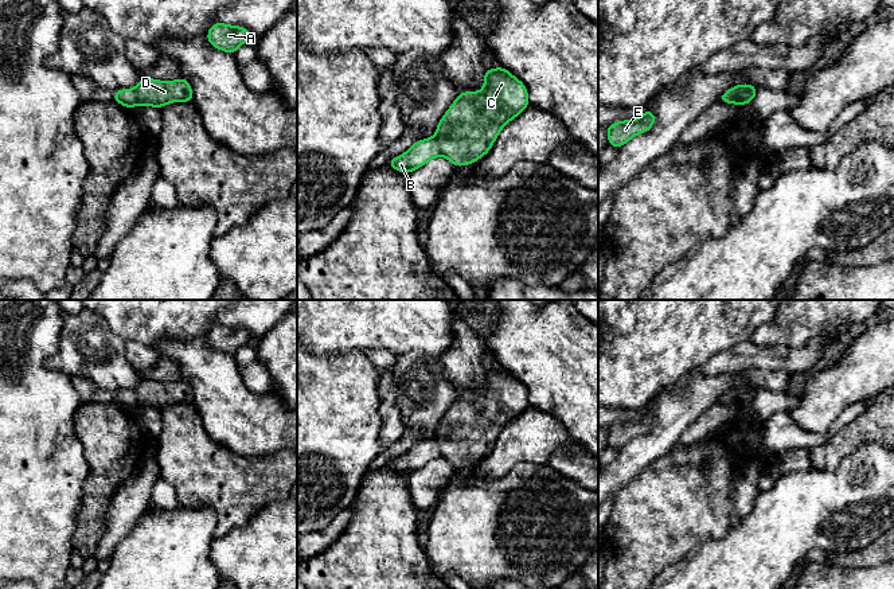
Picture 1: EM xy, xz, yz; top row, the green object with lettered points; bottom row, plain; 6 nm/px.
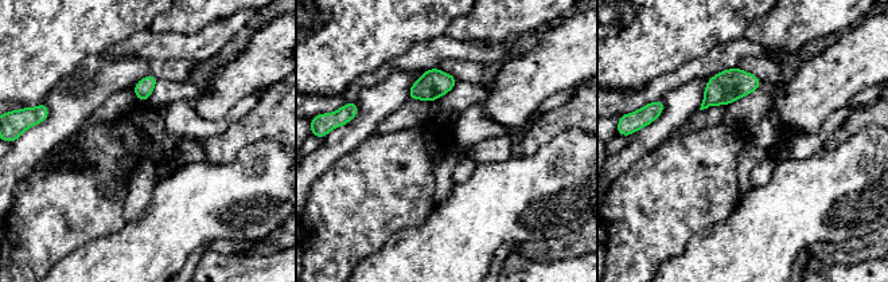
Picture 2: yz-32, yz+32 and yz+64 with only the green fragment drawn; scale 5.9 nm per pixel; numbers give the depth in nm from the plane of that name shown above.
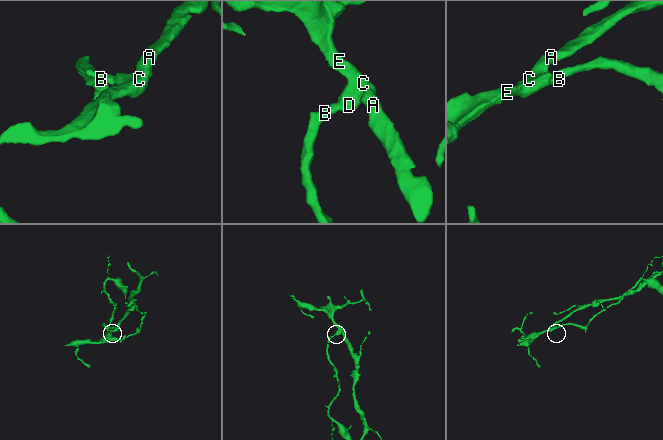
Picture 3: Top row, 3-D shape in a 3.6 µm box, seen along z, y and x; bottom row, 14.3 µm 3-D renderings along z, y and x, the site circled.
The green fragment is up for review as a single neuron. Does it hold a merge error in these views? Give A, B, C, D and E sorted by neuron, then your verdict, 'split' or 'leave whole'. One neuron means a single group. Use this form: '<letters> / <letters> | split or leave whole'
A C D E / B | split

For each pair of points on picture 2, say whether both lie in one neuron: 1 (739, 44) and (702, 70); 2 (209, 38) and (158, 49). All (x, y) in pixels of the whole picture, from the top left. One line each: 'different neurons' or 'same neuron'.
1: same neuron
2: same neuron

